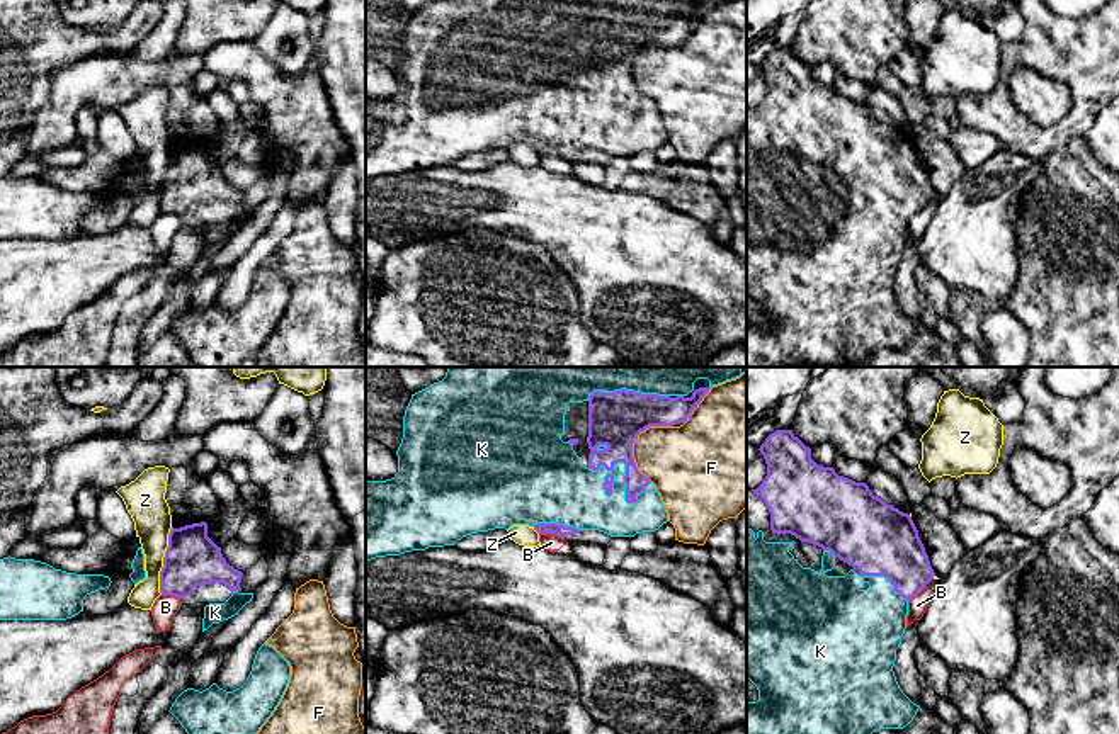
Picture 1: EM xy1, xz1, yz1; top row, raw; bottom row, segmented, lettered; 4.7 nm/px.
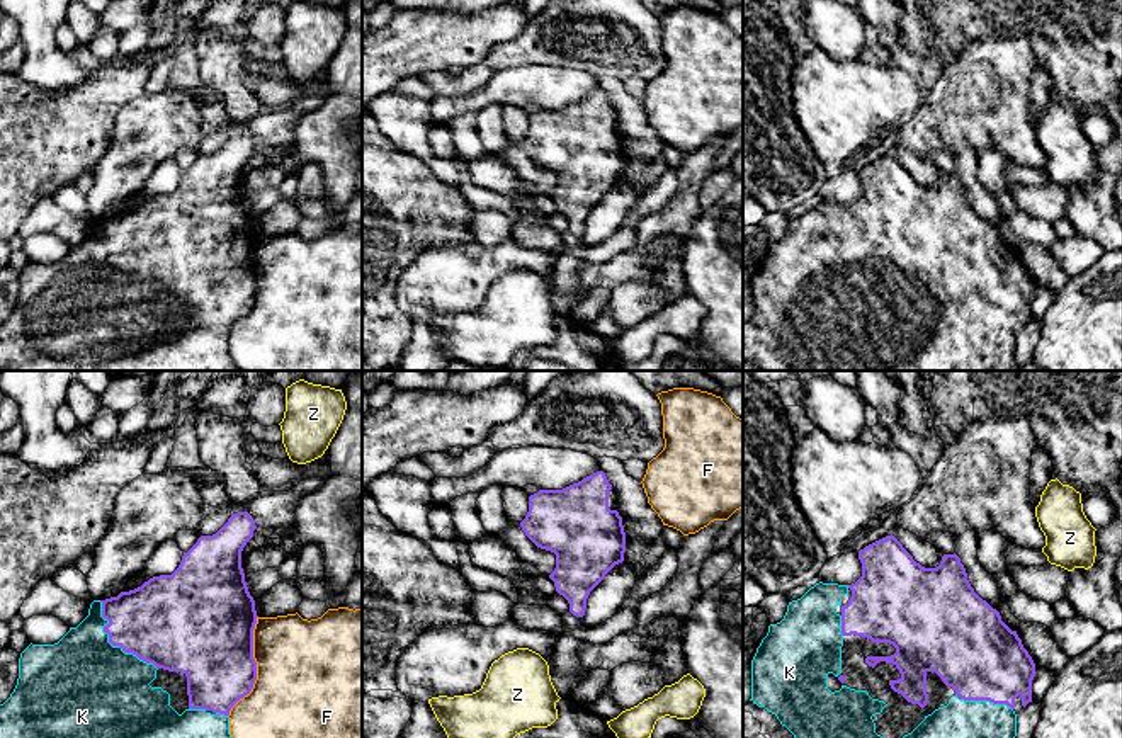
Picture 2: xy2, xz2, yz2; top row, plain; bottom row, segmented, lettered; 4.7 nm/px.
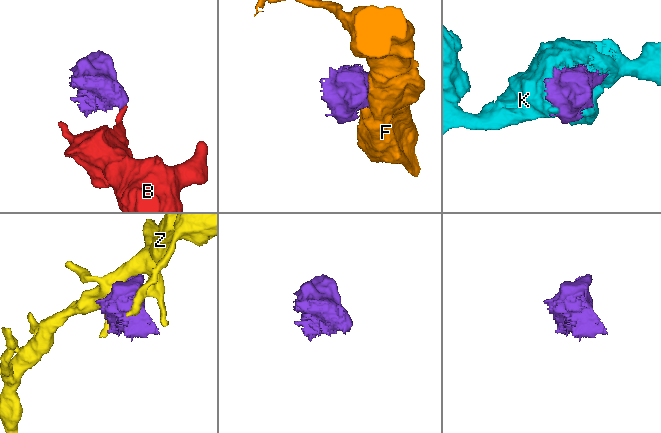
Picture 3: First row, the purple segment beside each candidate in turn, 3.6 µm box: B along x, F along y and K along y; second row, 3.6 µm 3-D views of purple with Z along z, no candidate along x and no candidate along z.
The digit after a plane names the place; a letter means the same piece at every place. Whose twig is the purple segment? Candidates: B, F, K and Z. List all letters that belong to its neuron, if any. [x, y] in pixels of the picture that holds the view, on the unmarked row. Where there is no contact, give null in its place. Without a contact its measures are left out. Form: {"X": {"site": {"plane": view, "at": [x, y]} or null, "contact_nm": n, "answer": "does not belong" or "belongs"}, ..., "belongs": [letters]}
{"B": {"site": {"plane": "xz1", "at": [551, 152]}, "contact_nm": 120, "answer": "does not belong"}, "F": {"site": {"plane": "xy2", "at": [255, 286]}, "contact_nm": 500, "answer": "does not belong"}, "K": {"site": {"plane": "xz1", "at": [624, 97]}, "contact_nm": 320, "answer": "belongs"}, "Z": {"site": {"plane": "xy1", "at": [164, 180]}, "contact_nm": 320, "answer": "does not belong"}, "belongs": ["K"]}

